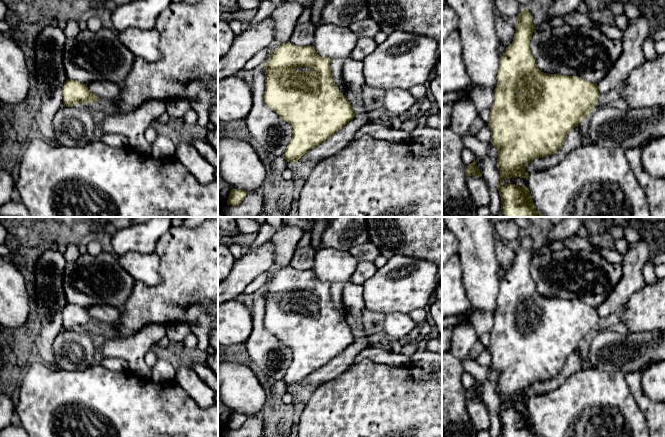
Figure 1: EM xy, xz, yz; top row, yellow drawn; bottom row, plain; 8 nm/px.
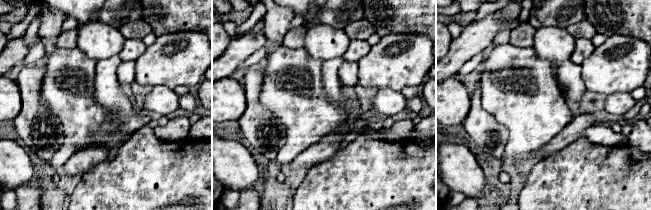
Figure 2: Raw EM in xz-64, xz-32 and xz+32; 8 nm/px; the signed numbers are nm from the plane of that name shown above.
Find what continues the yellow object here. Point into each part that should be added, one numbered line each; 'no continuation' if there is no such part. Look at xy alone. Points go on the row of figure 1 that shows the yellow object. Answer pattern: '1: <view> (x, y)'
no continuation

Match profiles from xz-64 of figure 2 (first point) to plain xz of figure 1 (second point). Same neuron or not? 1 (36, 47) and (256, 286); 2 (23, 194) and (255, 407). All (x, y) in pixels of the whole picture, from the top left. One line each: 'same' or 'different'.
1: same
2: different

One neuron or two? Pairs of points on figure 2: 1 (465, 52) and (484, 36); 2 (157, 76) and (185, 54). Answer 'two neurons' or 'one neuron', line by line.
1: one neuron
2: one neuron

